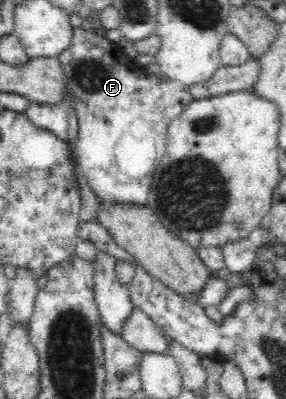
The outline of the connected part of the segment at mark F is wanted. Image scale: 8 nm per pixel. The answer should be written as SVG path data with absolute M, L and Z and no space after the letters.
M75 27L69 48L59 53L56 59L65 83L62 100L67 106L74 108L77 117L78 164L81 164L93 193L106 204L117 201L130 202L137 206L147 205L152 174L165 156L169 123L192 101L191 95L184 87L148 73L140 61L123 56L114 41L97 31Z

